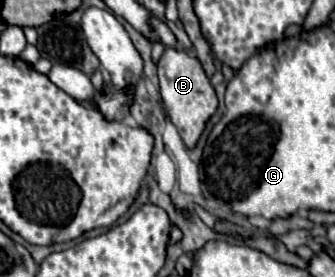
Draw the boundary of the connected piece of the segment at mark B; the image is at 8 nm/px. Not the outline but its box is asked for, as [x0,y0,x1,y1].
[158,48,218,148]

